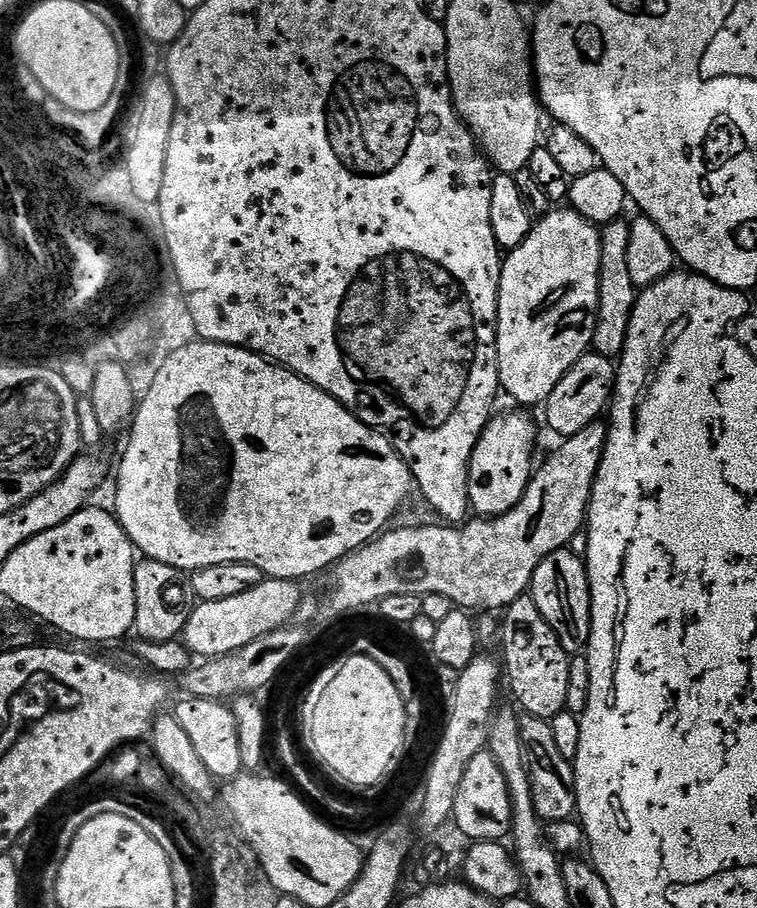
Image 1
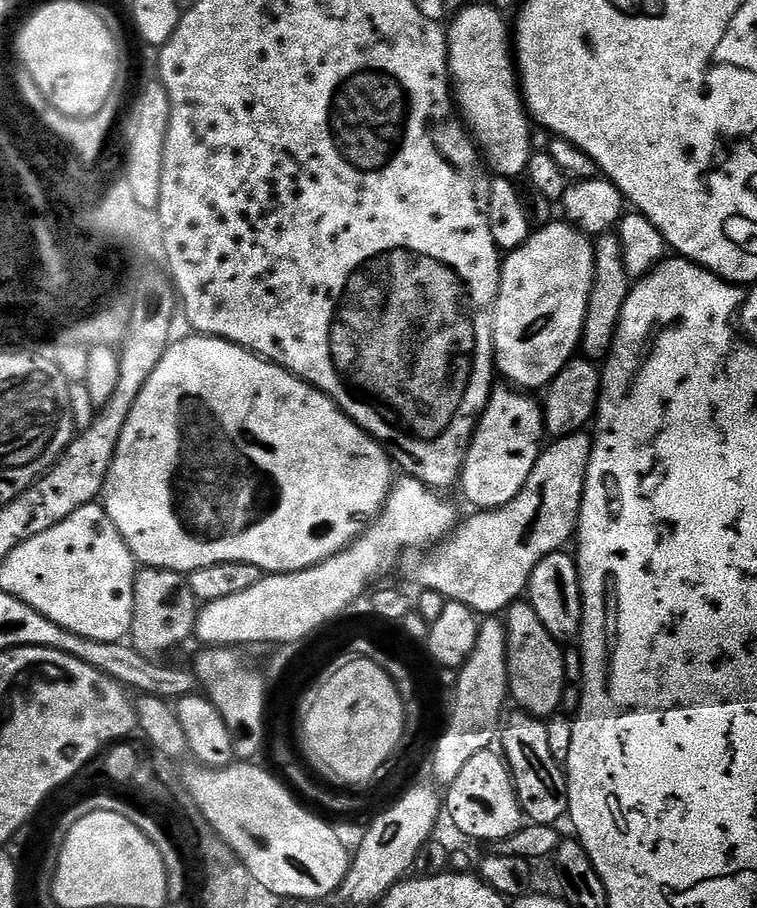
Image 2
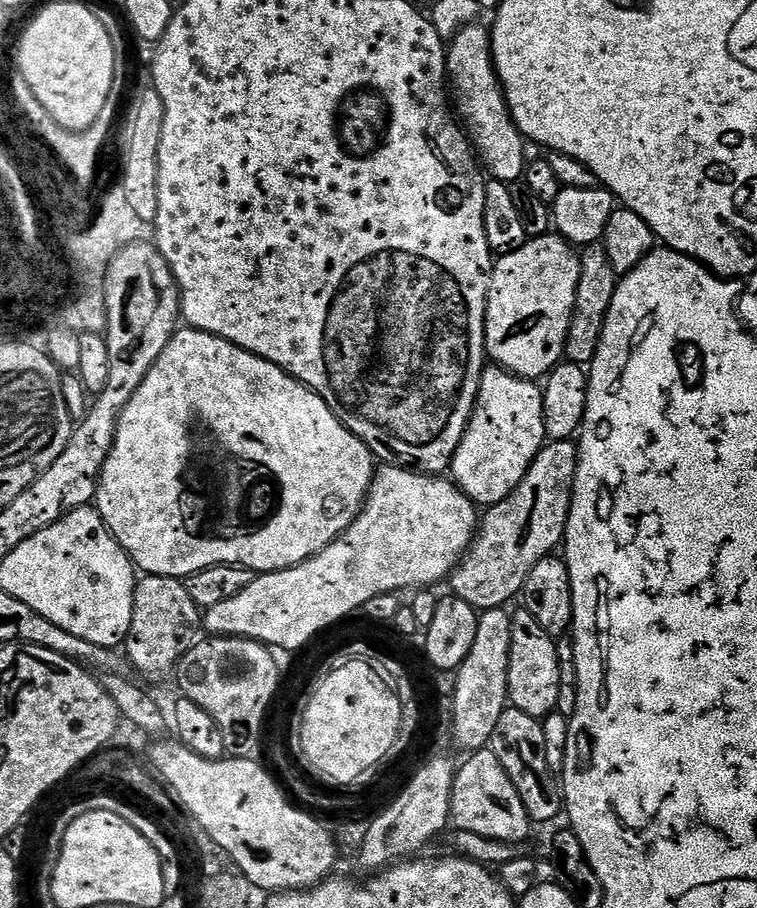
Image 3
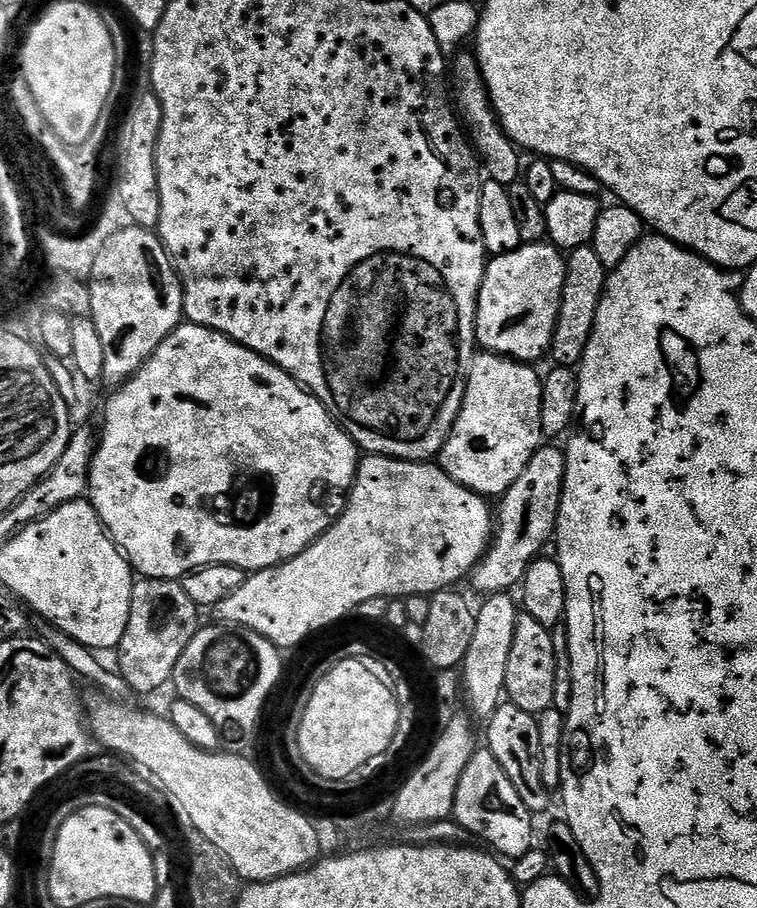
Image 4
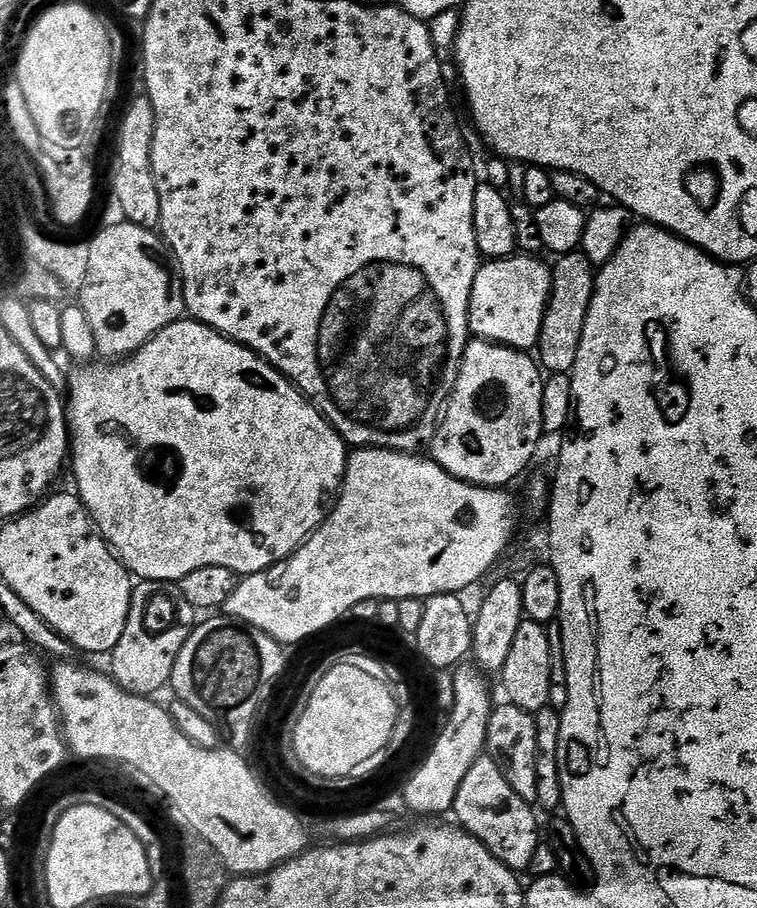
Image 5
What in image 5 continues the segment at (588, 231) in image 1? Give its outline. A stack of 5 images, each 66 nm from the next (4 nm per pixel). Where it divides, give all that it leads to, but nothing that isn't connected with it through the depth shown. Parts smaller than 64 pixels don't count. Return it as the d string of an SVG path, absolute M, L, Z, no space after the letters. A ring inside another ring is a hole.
M513 254L503 260L488 260L481 263L470 290L470 310L468 330L475 339L488 340L491 344L504 344L508 348L521 350L535 349L540 340L544 315L548 309L548 299L552 293L552 269L540 258L532 254Z

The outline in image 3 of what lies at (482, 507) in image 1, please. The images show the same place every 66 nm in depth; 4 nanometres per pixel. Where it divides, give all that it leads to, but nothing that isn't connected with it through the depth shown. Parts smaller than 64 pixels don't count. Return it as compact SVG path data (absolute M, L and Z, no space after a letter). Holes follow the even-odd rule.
M499 366L485 367L480 376L478 398L472 410L458 450L452 455L450 476L457 488L461 488L473 502L480 506L491 506L502 502L522 482L526 470L544 447L544 393L535 380L523 380L513 372Z

